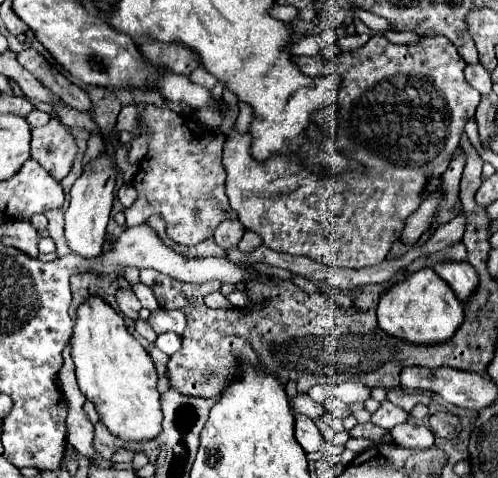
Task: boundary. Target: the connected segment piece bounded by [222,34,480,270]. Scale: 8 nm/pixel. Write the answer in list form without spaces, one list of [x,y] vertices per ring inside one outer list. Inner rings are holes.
[[[376,34],[376,36],[372,36],[362,48],[350,50],[350,52],[340,52],[340,54],[338,54],[336,58],[332,58],[332,60],[320,58],[320,56],[294,56],[292,62],[300,68],[302,74],[306,74],[306,76],[310,76],[310,78],[328,76],[328,74],[340,74],[340,76],[342,76],[340,94],[338,94],[340,110],[338,110],[338,118],[336,118],[336,126],[334,126],[334,130],[336,130],[334,140],[332,140],[332,136],[328,136],[328,134],[320,128],[318,122],[312,122],[312,124],[306,128],[306,136],[308,136],[308,138],[314,138],[314,140],[320,144],[320,150],[332,150],[332,142],[334,142],[334,148],[336,148],[336,150],[340,148],[342,156],[350,158],[350,160],[352,160],[352,156],[356,156],[358,162],[360,162],[360,166],[362,166],[362,168],[358,168],[358,170],[362,170],[362,174],[356,176],[352,170],[346,170],[346,172],[342,172],[340,176],[330,176],[330,174],[324,174],[324,172],[312,172],[312,170],[304,168],[302,162],[300,162],[300,158],[296,158],[296,154],[276,156],[276,158],[274,158],[276,162],[270,164],[270,166],[272,166],[272,172],[268,172],[268,162],[266,162],[266,172],[264,172],[266,178],[264,178],[264,180],[270,182],[272,186],[280,186],[280,182],[282,182],[282,188],[280,188],[280,194],[276,194],[276,196],[266,196],[264,190],[262,190],[262,162],[258,162],[256,158],[252,158],[252,136],[250,136],[248,132],[246,132],[246,134],[240,134],[240,132],[236,130],[236,126],[232,126],[232,128],[228,130],[228,134],[226,134],[224,160],[222,160],[224,170],[226,170],[226,174],[228,174],[228,178],[226,178],[226,194],[228,194],[228,198],[230,198],[230,206],[236,210],[238,220],[244,224],[244,228],[248,228],[248,230],[260,234],[262,240],[264,240],[264,244],[266,244],[268,248],[276,250],[276,252],[288,252],[288,254],[310,256],[312,260],[322,262],[322,264],[332,266],[332,268],[356,268],[356,270],[358,270],[358,268],[364,268],[364,266],[380,264],[380,262],[386,258],[386,254],[388,254],[392,242],[398,240],[400,230],[404,228],[404,220],[408,218],[408,214],[414,212],[414,210],[420,206],[420,202],[422,202],[422,192],[426,190],[426,186],[430,184],[430,180],[432,180],[434,176],[442,176],[442,174],[444,174],[444,170],[448,168],[448,164],[450,164],[450,160],[452,160],[452,156],[454,156],[454,152],[460,148],[460,138],[462,138],[462,134],[464,134],[464,126],[466,126],[468,120],[474,116],[476,106],[480,104],[480,94],[478,94],[478,90],[474,90],[474,88],[466,82],[466,78],[464,78],[466,62],[462,62],[458,50],[456,50],[456,48],[452,46],[452,42],[448,42],[448,38],[444,38],[444,36],[420,36],[418,42],[410,42],[410,44],[392,44],[392,42],[388,42],[384,36]],[[362,154],[372,156],[372,164],[370,164],[370,166],[360,158]],[[290,164],[294,164],[294,170],[298,172],[298,176],[302,176],[302,180],[300,180],[298,186],[292,186],[292,182],[290,182],[290,176],[292,176],[292,166],[290,166]]]

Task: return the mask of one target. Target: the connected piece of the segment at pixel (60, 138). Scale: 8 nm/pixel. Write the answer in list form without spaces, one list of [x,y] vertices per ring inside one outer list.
[[[52,118],[46,126],[32,130],[32,158],[58,182],[70,174],[76,154],[76,140],[62,120]]]

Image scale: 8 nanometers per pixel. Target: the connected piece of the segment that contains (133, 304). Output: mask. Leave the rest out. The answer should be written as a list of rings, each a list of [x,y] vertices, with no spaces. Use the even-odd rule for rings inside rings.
[[[126,288],[118,290],[118,294],[116,294],[116,302],[118,302],[120,312],[122,312],[126,318],[138,320],[138,312],[140,312],[142,306],[140,306],[140,302],[138,302],[138,298],[134,296],[132,290],[126,290]]]

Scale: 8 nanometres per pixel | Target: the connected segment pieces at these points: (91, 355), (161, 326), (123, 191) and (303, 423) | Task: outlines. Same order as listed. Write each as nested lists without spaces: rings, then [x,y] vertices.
[[[100,296],[86,298],[76,312],[74,320],[74,334],[70,338],[70,350],[72,360],[76,364],[76,378],[78,386],[84,392],[84,396],[96,406],[100,420],[106,424],[106,428],[116,434],[122,440],[148,440],[156,438],[160,434],[160,394],[158,394],[158,374],[154,368],[152,358],[144,350],[144,346],[128,332],[124,318]]]
[[[156,310],[150,314],[148,318],[150,326],[154,328],[156,334],[162,334],[162,332],[178,332],[182,334],[184,326],[188,326],[188,318],[184,316],[182,310]]]
[[[124,184],[124,186],[118,190],[118,198],[120,198],[122,206],[128,208],[128,206],[132,206],[134,200],[136,200],[136,190],[134,190],[130,184]]]
[[[296,414],[296,440],[306,452],[318,452],[324,444],[324,438],[314,420],[302,414]]]

